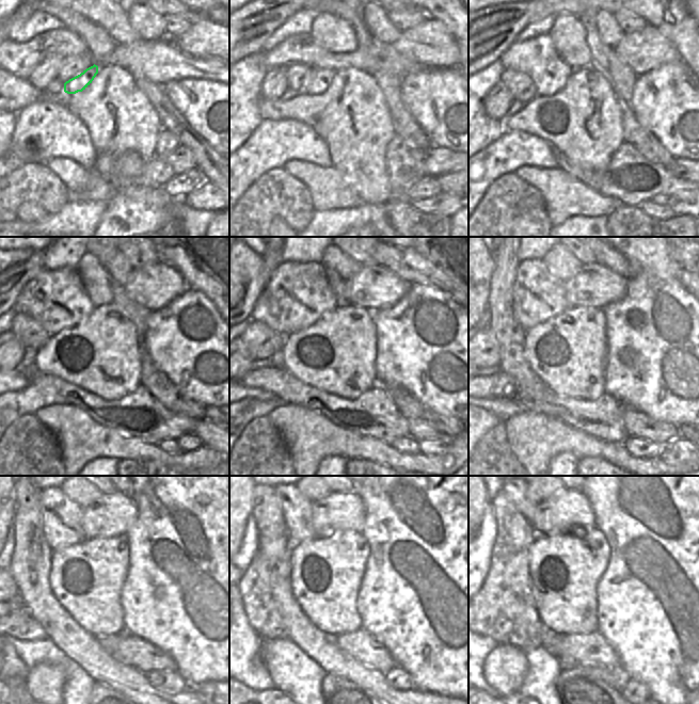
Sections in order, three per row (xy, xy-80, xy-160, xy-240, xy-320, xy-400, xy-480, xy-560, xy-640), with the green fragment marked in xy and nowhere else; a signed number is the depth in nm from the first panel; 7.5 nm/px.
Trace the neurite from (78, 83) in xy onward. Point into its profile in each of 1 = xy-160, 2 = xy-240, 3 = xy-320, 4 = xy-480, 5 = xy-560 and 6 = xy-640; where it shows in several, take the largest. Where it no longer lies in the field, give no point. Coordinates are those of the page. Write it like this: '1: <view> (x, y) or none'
1: xy-160 (525, 57)
2: xy-240 (42, 299)
3: xy-320 (279, 306)
4: xy-480 (60, 516)
5: xy-560 (297, 510)
6: xy-640 (520, 498)

